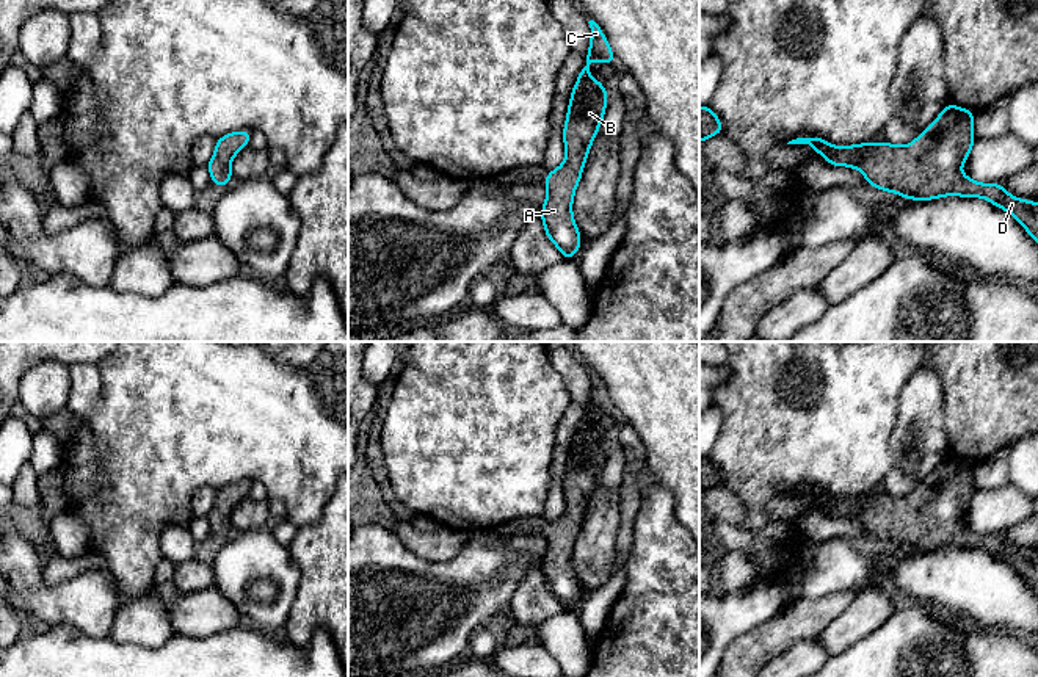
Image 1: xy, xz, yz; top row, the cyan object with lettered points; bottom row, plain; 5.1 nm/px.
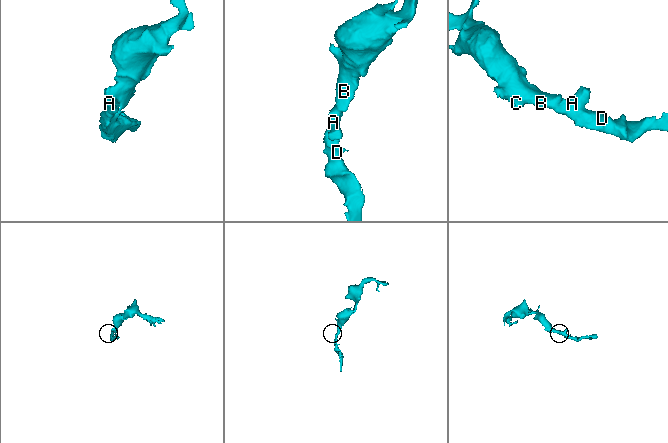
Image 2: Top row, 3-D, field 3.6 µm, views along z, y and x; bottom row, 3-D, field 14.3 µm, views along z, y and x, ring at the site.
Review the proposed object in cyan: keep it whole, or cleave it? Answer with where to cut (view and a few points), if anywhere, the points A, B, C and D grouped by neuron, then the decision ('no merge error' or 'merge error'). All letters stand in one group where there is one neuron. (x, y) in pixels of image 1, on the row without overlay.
no cut | A B C D | no merge error

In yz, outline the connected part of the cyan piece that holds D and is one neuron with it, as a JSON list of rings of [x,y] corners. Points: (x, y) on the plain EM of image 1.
[[[947,454],[941,465],[908,497],[894,497],[887,492],[870,495],[855,495],[837,498],[826,494],[822,487],[797,489],[787,495],[808,495],[826,509],[831,517],[848,517],[861,522],[867,536],[886,544],[898,544],[903,550],[931,552],[942,547],[983,548],[996,558],[1013,566],[1024,581],[1038,594],[1038,553],[1024,552],[1007,544],[1005,538],[978,534],[961,525],[961,516],[969,509],[974,487],[975,464]]]

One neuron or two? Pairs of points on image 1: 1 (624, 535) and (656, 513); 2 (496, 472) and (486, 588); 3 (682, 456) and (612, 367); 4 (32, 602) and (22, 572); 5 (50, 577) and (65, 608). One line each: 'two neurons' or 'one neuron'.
1: two neurons
2: two neurons
3: one neuron
4: two neurons
5: two neurons

